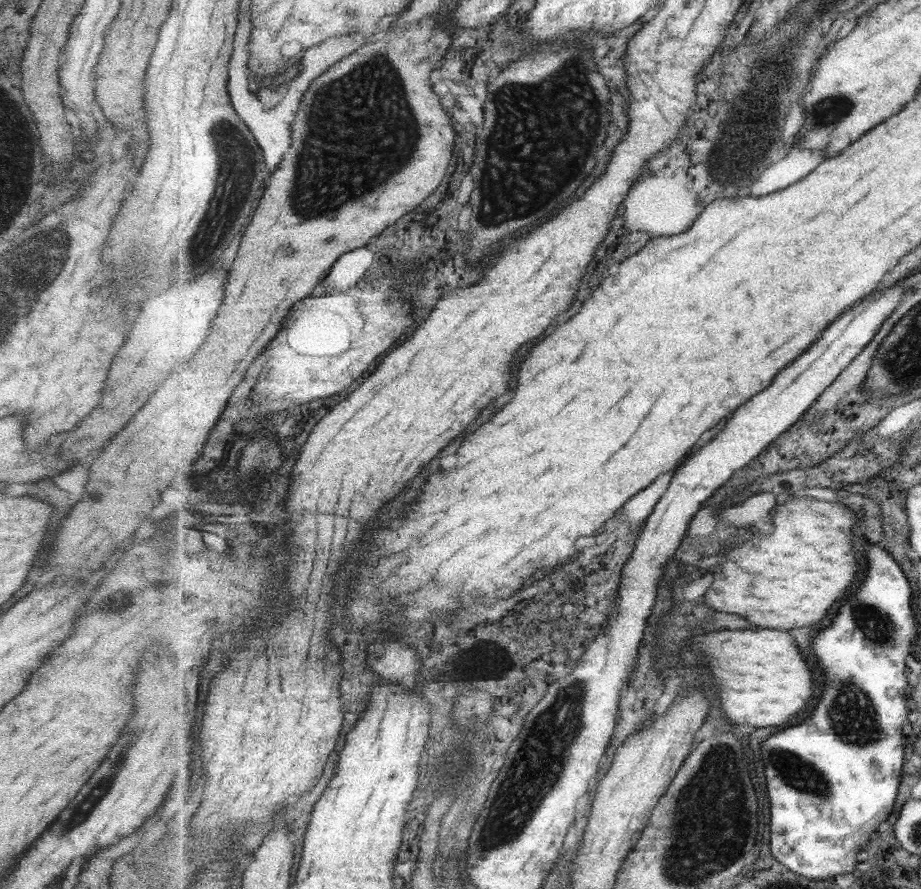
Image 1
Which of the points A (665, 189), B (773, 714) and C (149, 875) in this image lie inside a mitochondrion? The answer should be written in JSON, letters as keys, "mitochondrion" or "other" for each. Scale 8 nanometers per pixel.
{"A":"other","B":"other","C":"other"}

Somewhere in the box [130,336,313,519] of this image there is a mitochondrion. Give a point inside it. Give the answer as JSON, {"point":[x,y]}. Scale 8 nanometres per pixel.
{"point":[255,479]}

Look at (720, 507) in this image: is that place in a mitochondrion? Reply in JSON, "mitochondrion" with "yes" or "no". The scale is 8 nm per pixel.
{"mitochondrion":"no"}

